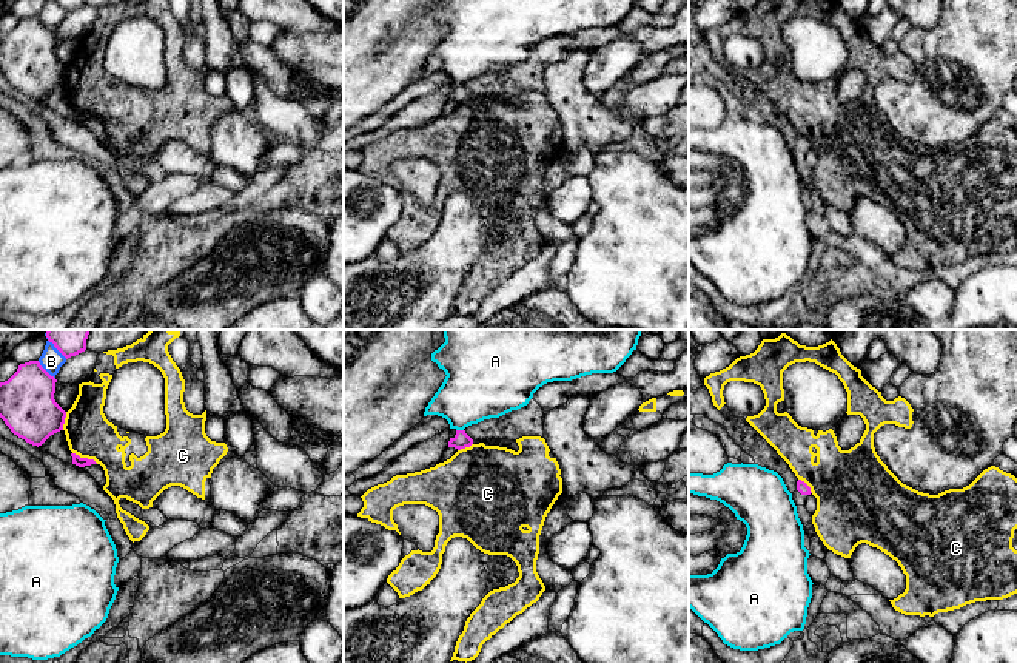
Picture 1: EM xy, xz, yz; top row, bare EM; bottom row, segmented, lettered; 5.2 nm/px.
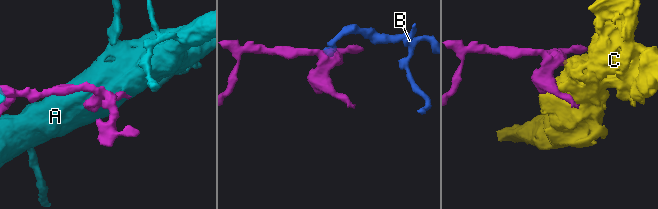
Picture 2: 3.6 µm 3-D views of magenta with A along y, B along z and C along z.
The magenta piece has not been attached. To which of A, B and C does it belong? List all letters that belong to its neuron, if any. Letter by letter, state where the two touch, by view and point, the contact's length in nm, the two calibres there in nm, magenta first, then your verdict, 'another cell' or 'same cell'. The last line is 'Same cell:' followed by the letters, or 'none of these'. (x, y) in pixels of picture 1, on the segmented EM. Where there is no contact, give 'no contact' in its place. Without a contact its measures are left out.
A: xz (459, 430) | 40 nm | 90/340 nm | another cell
B: xy (45, 370) | 130 nm | 280/120 nm | another cell
C: xy (85, 458) | 150 nm | 50/240 nm | another cell
Same cell: none of these

